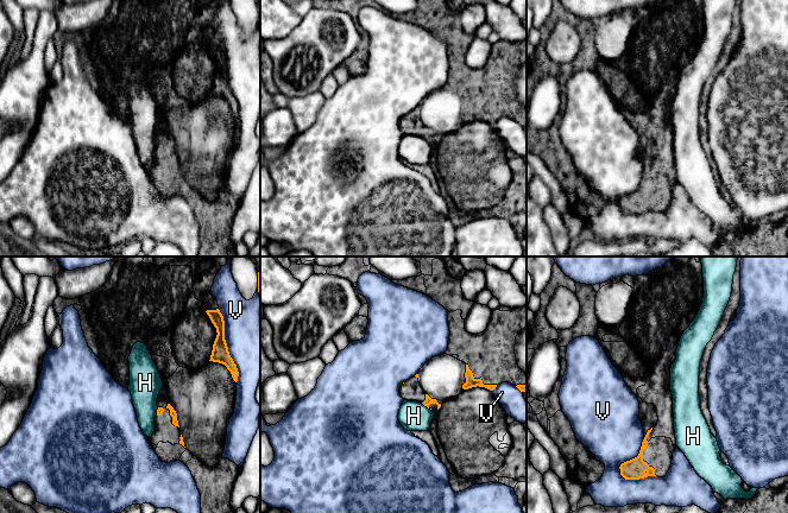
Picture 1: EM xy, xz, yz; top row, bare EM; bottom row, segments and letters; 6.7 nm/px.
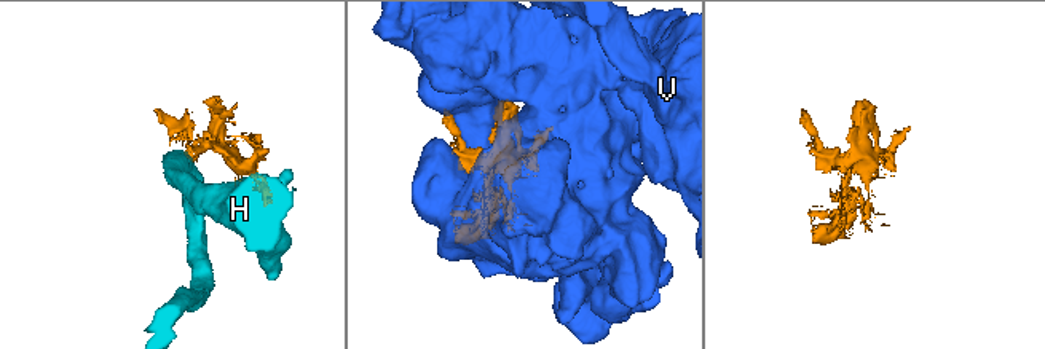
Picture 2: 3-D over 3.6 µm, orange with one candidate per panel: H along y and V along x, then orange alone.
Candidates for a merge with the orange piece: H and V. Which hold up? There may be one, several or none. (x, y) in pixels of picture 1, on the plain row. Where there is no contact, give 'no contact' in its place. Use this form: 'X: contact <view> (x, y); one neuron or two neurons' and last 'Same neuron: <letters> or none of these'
H: contact xz (426, 139); two neurons
V: contact yz (630, 194); two neurons
Same neuron: none of these

